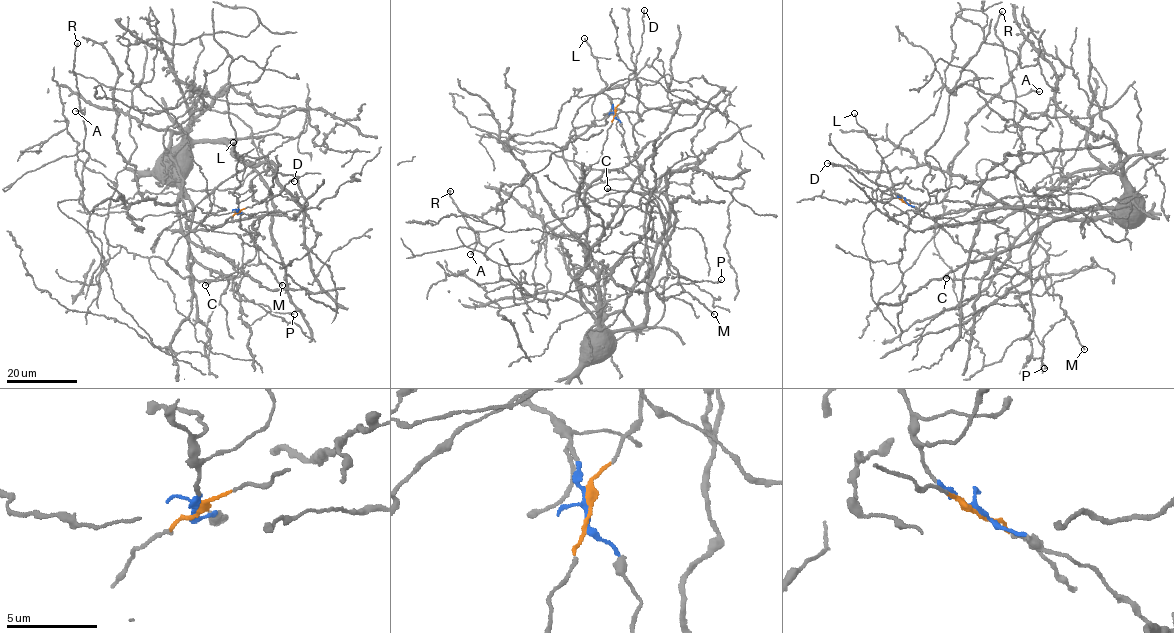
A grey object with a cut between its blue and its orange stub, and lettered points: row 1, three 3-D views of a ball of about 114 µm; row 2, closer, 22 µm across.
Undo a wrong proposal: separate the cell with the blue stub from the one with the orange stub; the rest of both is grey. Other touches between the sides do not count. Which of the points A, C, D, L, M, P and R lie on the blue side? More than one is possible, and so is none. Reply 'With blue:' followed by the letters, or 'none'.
With blue: C, L, M, P

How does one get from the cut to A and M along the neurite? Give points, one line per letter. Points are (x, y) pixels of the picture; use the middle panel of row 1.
A: (614, 113), (577, 207), (545, 223), (538, 251), (522, 263), (501, 265), (487, 259), (477, 231), (470, 254)
M: (614, 114), (624, 132), (628, 159), (640, 169), (664, 219), (664, 256), (677, 271), (681, 287), (714, 314)

